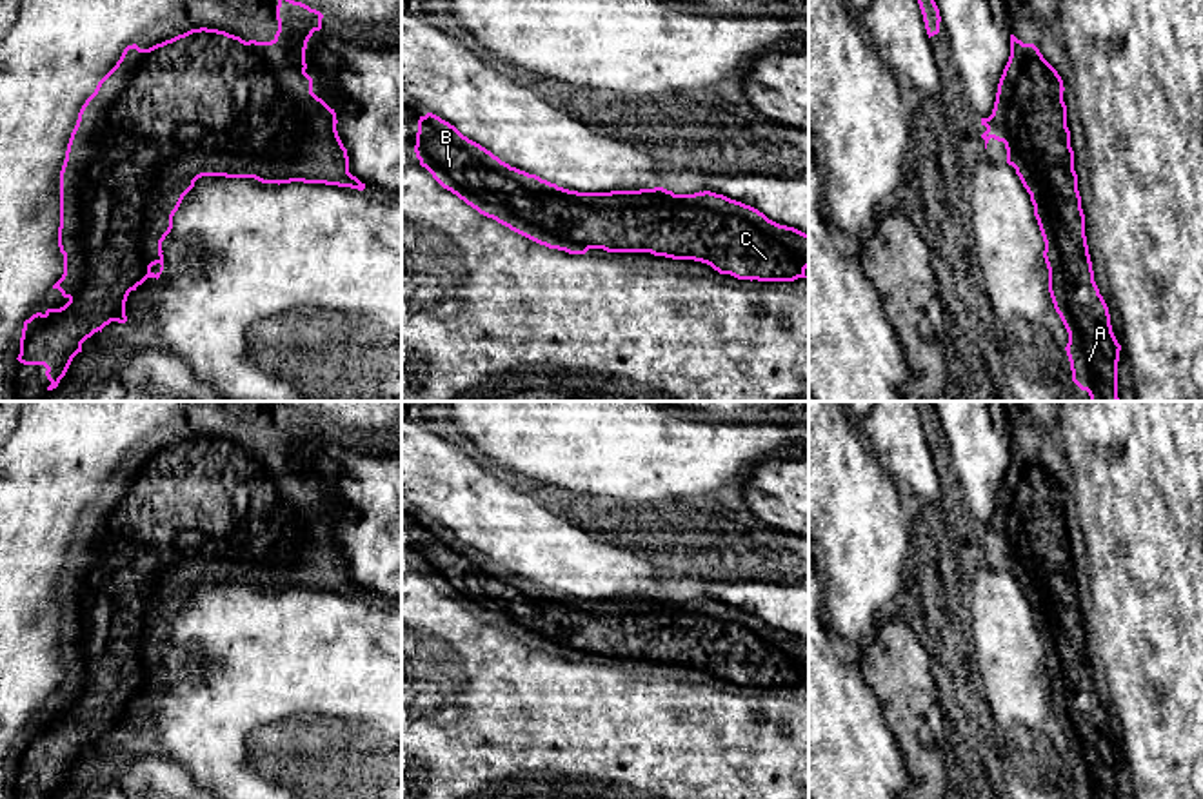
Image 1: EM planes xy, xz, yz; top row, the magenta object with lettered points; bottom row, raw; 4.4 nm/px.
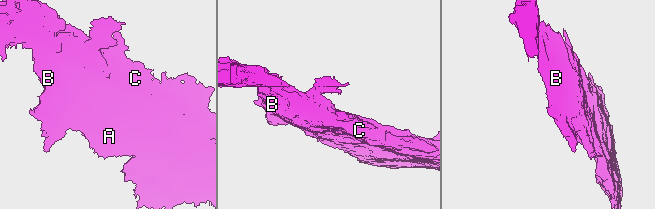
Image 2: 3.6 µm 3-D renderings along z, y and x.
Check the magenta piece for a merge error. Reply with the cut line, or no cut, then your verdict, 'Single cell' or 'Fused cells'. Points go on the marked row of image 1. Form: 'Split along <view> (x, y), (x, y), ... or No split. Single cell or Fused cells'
No split. Single cell

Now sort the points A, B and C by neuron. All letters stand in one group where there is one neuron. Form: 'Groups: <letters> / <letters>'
Groups: A B C

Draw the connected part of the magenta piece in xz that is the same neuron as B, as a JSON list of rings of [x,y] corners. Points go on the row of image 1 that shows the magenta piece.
[[[432,113],[418,120],[414,153],[420,165],[425,167],[443,189],[456,194],[480,214],[549,249],[565,251],[569,254],[585,254],[589,249],[603,249],[607,252],[651,252],[672,260],[701,261],[720,274],[731,274],[738,280],[751,281],[794,281],[798,278],[807,278],[809,234],[794,227],[780,225],[758,209],[723,194],[711,191],[674,194],[663,187],[611,192],[569,191],[536,174],[511,167]]]

